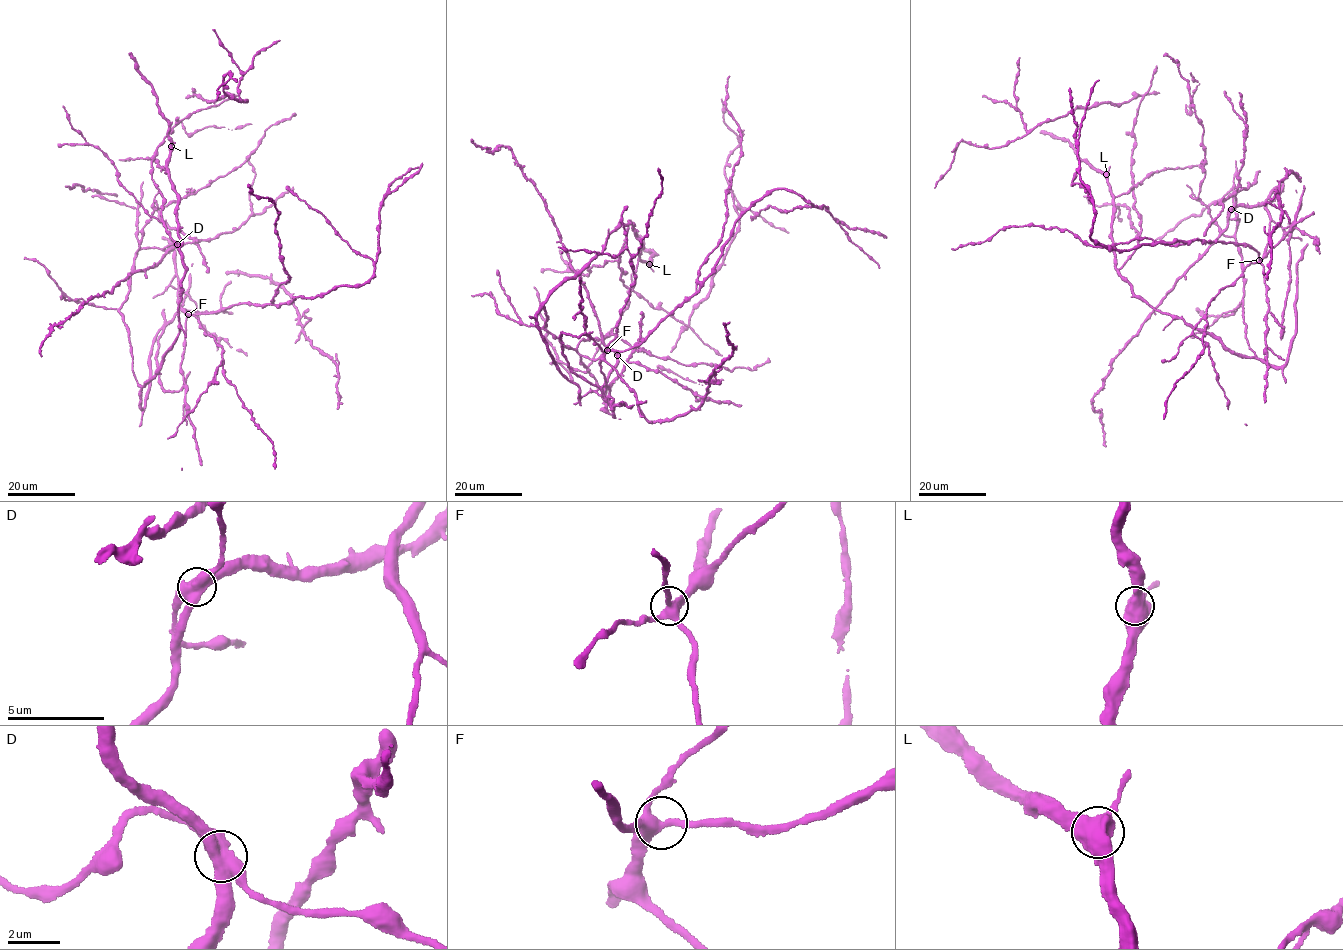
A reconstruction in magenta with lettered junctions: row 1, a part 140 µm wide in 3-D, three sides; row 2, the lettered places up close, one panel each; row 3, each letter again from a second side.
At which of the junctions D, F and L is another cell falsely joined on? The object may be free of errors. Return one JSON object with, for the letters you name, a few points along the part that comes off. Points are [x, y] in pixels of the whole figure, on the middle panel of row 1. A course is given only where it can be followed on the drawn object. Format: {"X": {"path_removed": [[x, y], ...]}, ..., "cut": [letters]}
{"cut": []}

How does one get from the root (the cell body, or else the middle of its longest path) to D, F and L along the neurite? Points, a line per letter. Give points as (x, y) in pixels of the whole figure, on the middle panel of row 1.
D: (547, 316), (545, 329), (565, 347), (592, 359), (599, 358), (606, 350), (617, 355)
F: (547, 316), (545, 329), (565, 347), (592, 359), (606, 350), (615, 353), (606, 399), (599, 363), (607, 350)
L: (547, 316), (540, 303), (601, 253), (608, 234), (619, 224), (630, 222), (642, 247), (640, 259), (649, 264)

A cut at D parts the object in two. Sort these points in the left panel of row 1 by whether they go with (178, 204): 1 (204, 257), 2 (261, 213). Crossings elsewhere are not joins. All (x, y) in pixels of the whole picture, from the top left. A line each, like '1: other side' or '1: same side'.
1: same side
2: other side

